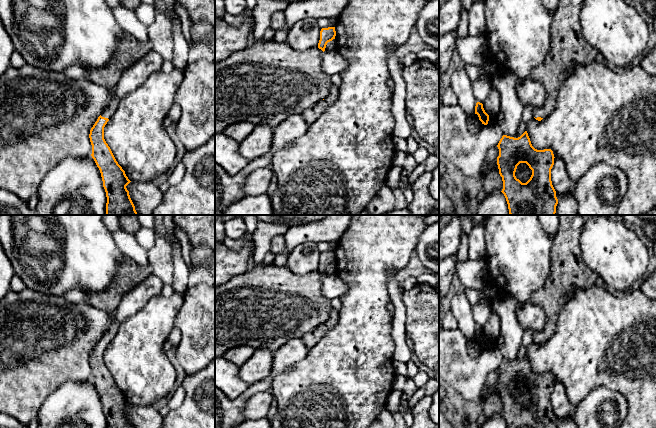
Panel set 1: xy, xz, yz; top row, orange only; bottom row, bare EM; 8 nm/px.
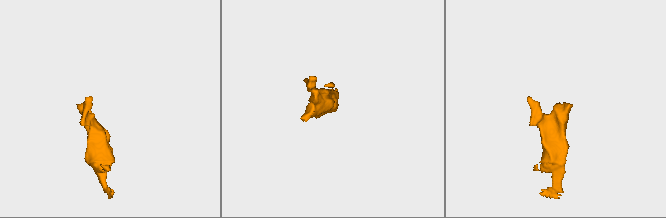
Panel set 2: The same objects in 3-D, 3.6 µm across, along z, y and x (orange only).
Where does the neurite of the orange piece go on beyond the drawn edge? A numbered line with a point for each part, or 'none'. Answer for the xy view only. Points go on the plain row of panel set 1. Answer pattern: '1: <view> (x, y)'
1: xy (113, 328)

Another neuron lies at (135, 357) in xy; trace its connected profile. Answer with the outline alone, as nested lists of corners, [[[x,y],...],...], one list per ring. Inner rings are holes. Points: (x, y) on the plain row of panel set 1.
[[[175,292],[170,297],[160,294],[151,298],[142,309],[119,324],[115,337],[104,351],[104,363],[131,406],[152,406],[153,403],[173,392],[176,371],[164,351],[164,343],[174,328],[174,322],[183,301],[184,296]]]

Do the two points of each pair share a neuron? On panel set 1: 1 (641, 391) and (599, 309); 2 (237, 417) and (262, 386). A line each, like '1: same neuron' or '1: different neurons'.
1: same neuron
2: same neuron

